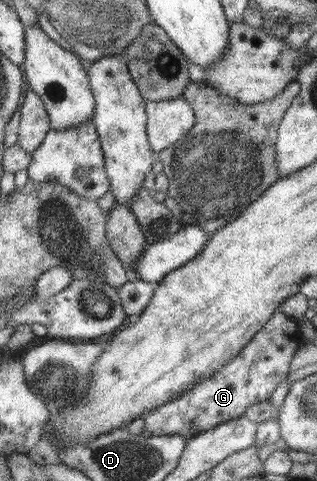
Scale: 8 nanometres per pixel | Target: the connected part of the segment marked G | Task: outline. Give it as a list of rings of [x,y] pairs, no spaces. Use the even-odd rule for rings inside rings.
[[[276,310],[253,338],[225,366],[216,370],[207,380],[169,402],[155,406],[144,416],[144,429],[152,435],[179,435],[191,438],[196,434],[243,416],[245,408],[266,401],[277,385],[286,378],[288,368],[301,338],[299,321]]]

